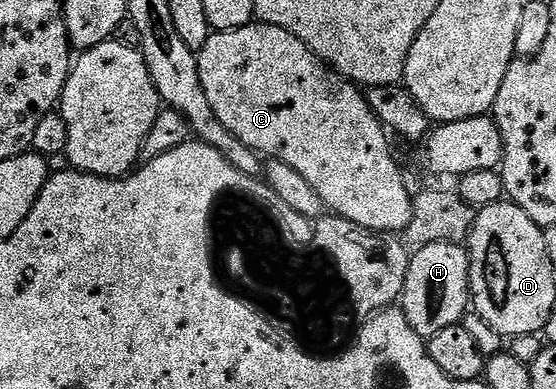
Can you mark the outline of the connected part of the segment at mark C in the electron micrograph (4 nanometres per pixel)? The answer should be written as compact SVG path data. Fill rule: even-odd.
M252 21L246 27L238 27L232 31L214 32L209 37L207 44L197 52L197 58L201 89L205 89L205 97L209 97L209 105L213 105L213 113L217 117L217 121L221 121L221 125L225 125L225 129L229 129L229 133L236 135L245 146L258 151L260 156L279 159L285 165L293 165L293 169L297 169L297 173L301 173L301 177L305 177L305 181L309 181L309 185L313 185L313 189L317 189L324 208L330 209L341 218L353 221L370 231L406 232L413 213L413 191L407 188L407 183L403 180L403 171L399 168L394 153L391 152L391 143L387 140L388 132L375 115L375 110L367 103L366 94L350 79L344 79L338 71L324 63L319 56L314 55L302 41L293 37L293 33L258 21Z

